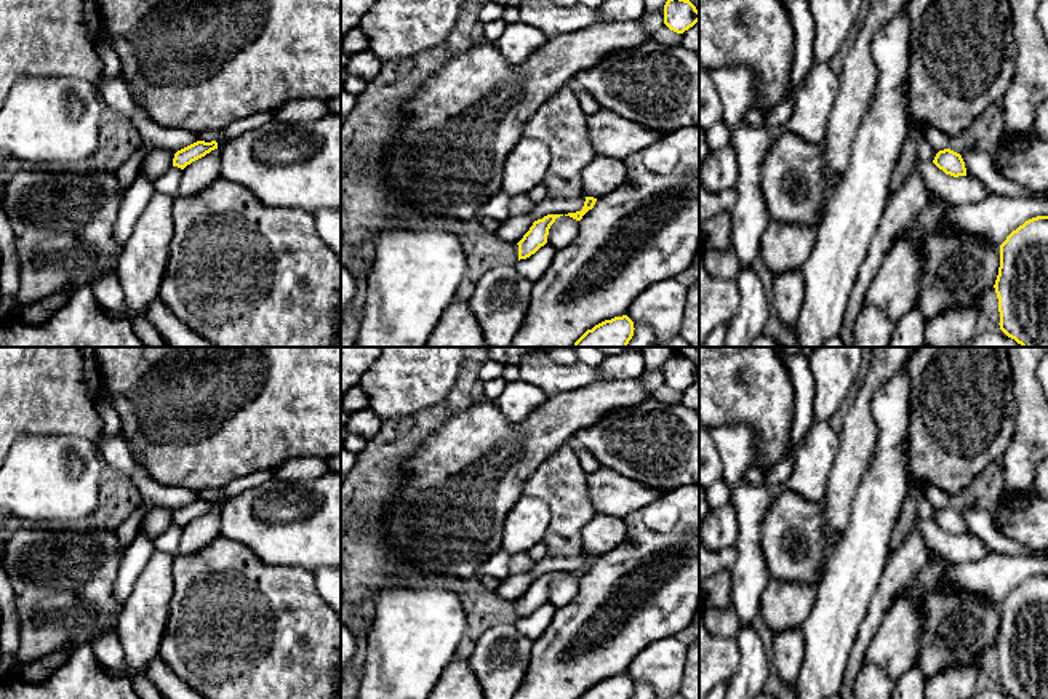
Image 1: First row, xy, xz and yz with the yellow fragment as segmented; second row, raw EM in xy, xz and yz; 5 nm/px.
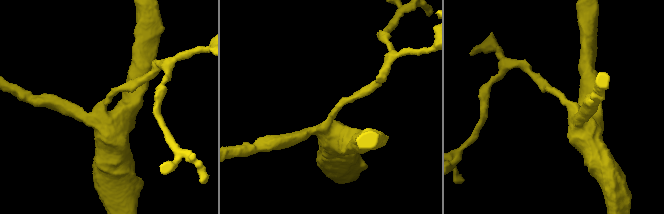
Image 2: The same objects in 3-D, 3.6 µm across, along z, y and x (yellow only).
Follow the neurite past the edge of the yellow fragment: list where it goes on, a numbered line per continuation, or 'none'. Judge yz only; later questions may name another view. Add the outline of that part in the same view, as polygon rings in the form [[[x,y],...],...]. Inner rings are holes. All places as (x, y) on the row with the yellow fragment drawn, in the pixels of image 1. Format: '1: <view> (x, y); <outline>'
none

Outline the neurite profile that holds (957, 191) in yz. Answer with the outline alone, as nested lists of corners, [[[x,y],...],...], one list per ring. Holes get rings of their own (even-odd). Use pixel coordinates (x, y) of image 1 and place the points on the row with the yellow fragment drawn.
[[[920,162],[918,166],[933,195],[950,205],[976,203],[992,195],[984,182],[968,174],[954,178],[928,162]]]

